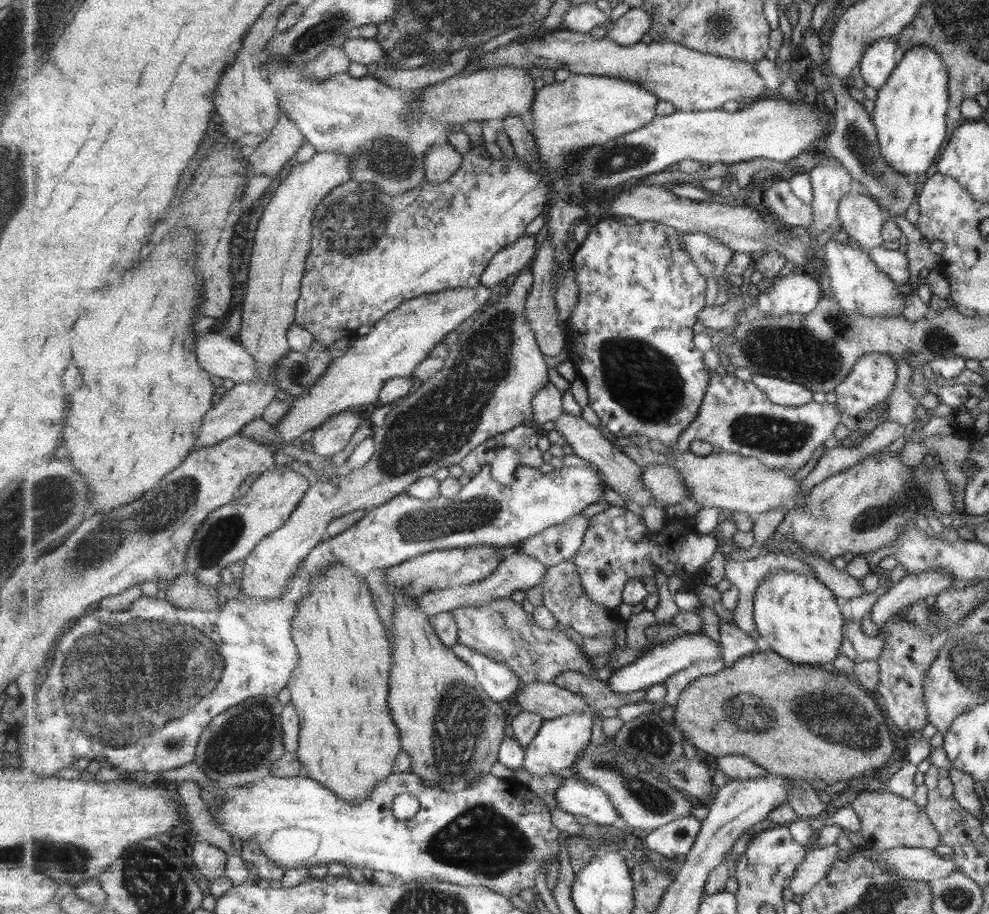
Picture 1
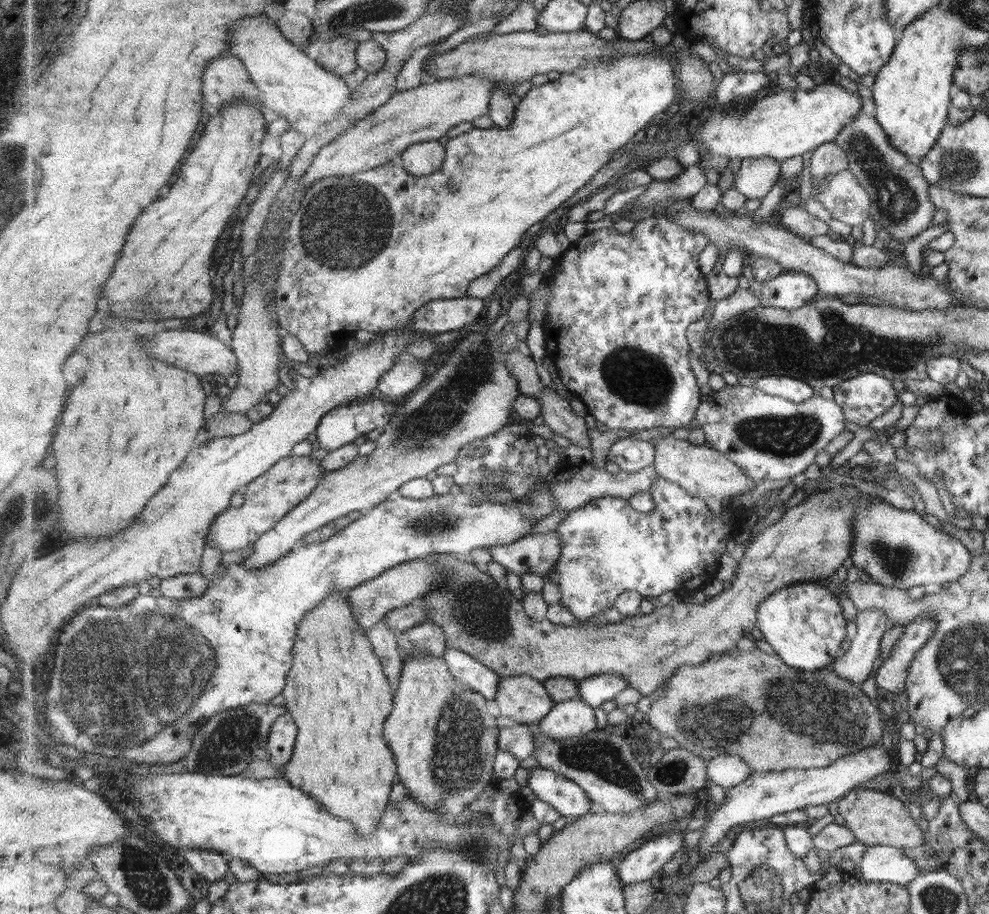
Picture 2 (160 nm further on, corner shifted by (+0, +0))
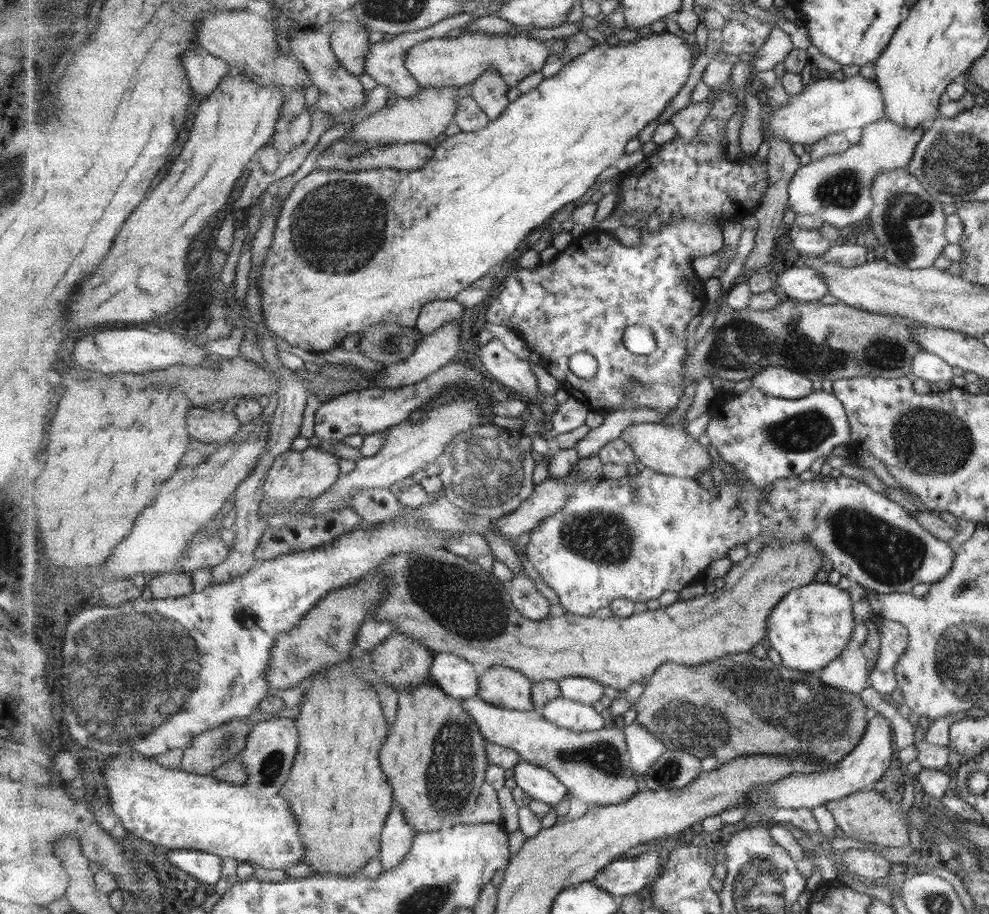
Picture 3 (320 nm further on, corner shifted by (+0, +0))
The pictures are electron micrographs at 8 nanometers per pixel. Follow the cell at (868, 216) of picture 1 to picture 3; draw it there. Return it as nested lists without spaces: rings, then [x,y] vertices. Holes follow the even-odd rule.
[[[885,117],[863,127],[859,140],[842,153],[822,156],[821,159],[801,165],[798,175],[789,186],[788,208],[799,216],[819,217],[824,224],[838,229],[867,219],[872,209],[869,185],[877,169],[901,169],[901,166],[906,166],[911,160],[915,144],[923,134],[924,129],[921,127],[903,128],[891,124]]]

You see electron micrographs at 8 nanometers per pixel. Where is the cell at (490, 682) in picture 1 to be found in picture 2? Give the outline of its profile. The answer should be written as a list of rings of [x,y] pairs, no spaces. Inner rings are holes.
[[[449,648],[443,658],[455,678],[475,688],[475,692],[482,694],[493,703],[499,688],[501,678],[499,673],[461,649]]]

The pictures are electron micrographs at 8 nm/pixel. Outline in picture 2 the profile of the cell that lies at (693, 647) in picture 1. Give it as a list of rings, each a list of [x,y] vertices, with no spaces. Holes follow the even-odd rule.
[[[620,674],[595,675],[579,682],[580,698],[593,708],[599,708],[629,686],[630,682]]]

